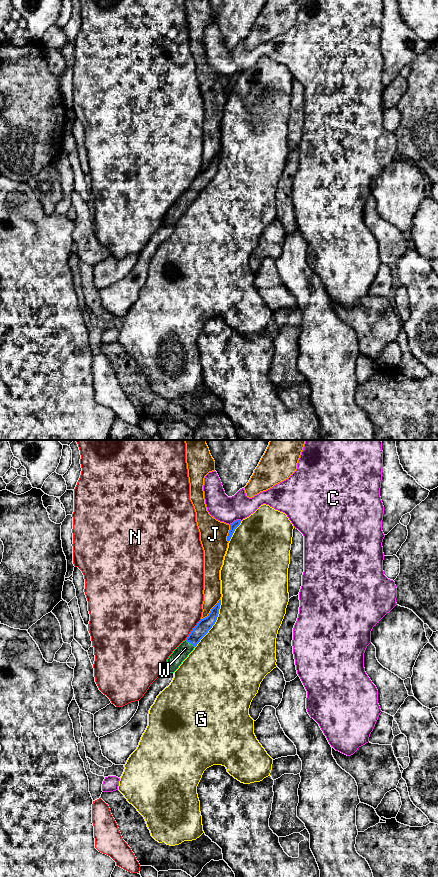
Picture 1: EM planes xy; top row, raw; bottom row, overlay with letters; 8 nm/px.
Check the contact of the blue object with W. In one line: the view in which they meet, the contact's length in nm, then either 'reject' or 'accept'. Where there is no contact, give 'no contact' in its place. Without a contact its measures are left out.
xy | 100 nm | accept

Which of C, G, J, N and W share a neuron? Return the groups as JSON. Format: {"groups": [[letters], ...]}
{"groups": [["C"], ["G"], ["J"], ["N"], ["W"]]}

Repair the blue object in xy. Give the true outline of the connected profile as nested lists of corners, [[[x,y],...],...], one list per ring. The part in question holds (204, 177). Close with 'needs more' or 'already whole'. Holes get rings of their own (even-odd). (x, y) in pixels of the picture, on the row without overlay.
[[[221,152],[211,161],[207,169],[201,171],[190,184],[185,193],[183,193],[169,208],[164,218],[163,225],[174,225],[188,207],[194,202],[200,192],[208,185],[215,176]]] | needs more

